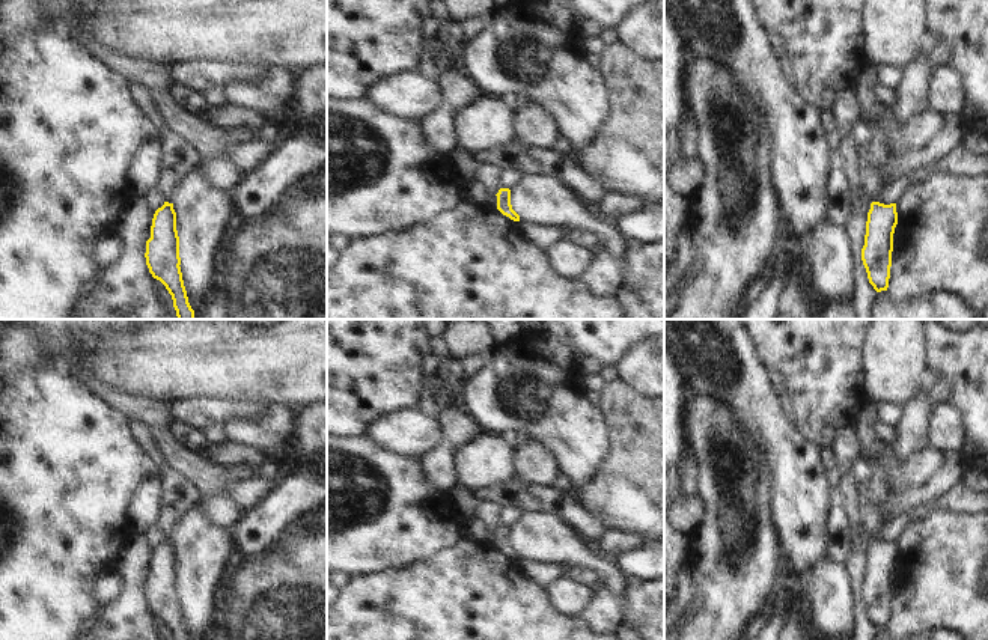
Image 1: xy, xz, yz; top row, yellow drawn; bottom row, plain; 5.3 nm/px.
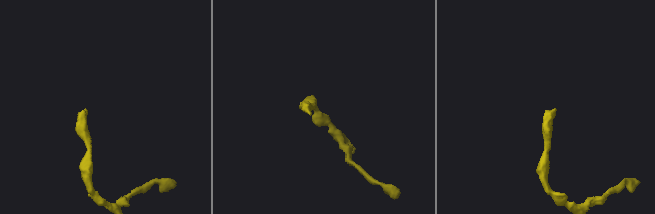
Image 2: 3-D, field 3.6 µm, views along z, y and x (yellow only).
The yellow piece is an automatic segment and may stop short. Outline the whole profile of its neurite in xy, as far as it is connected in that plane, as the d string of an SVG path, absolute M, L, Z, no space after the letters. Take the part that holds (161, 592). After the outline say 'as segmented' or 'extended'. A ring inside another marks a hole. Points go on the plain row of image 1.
M164 539L155 548L145 595L149 610L166 623L173 640L188 640L179 604L179 574L173 541Z | as segmented

